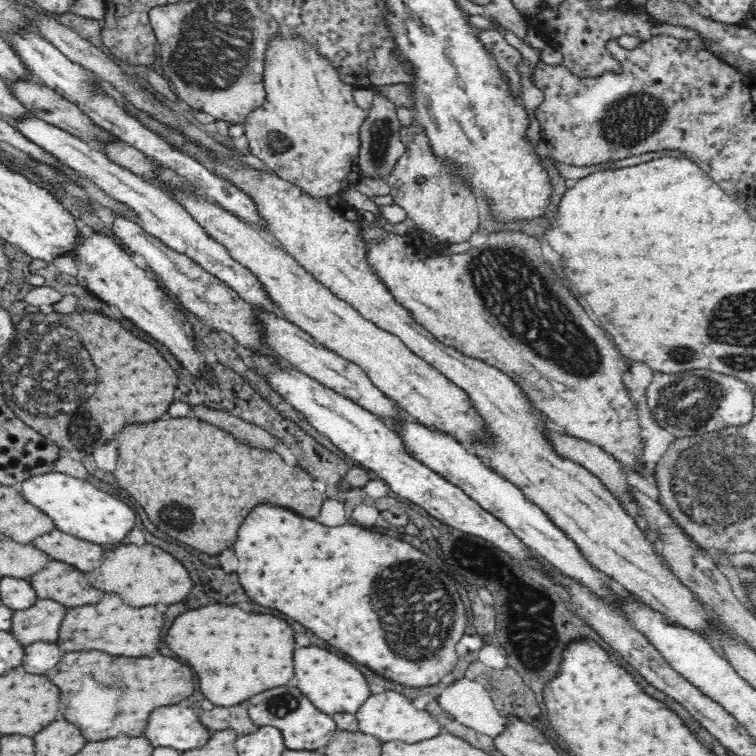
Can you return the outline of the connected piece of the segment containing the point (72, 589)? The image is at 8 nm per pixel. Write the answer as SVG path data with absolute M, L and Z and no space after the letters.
M56 560L32 576L32 586L40 598L52 598L64 606L98 604L104 596L104 592L88 584L84 572Z

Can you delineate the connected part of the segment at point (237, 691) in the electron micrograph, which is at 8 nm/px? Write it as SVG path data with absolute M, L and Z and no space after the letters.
M208 606L208 608L188 610L174 620L170 630L166 632L166 642L170 650L186 658L186 662L198 674L202 694L216 706L240 704L262 690L288 684L290 678L294 676L292 628L282 618L270 614L248 614L234 606Z

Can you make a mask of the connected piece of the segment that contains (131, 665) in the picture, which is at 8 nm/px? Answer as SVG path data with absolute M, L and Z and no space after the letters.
M65 652L56 668L48 672L48 678L62 692L60 712L92 742L112 738L112 716L114 730L130 736L144 736L148 716L154 708L178 704L194 692L192 670L168 656L124 658L104 652Z

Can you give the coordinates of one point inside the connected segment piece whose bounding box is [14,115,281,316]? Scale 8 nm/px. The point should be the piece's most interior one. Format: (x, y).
(161, 215)

